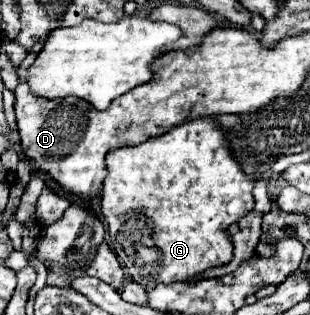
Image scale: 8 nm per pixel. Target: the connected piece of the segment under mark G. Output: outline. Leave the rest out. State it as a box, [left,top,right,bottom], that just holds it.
[101,116,255,288]

